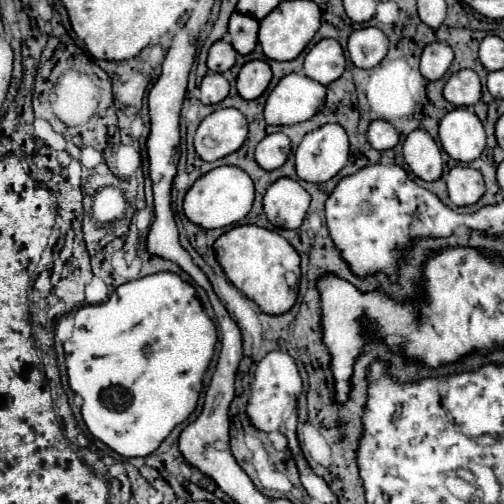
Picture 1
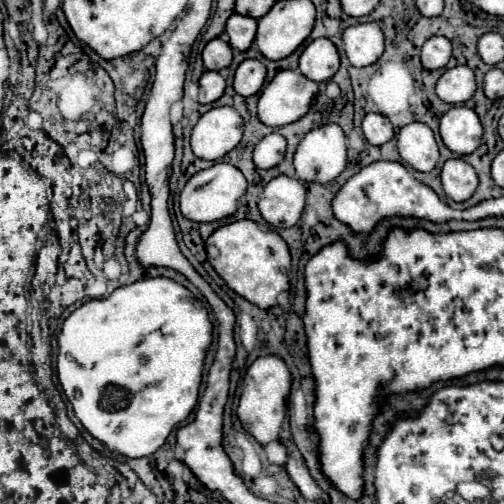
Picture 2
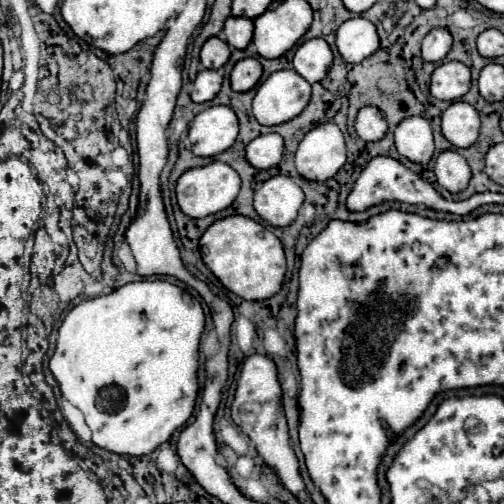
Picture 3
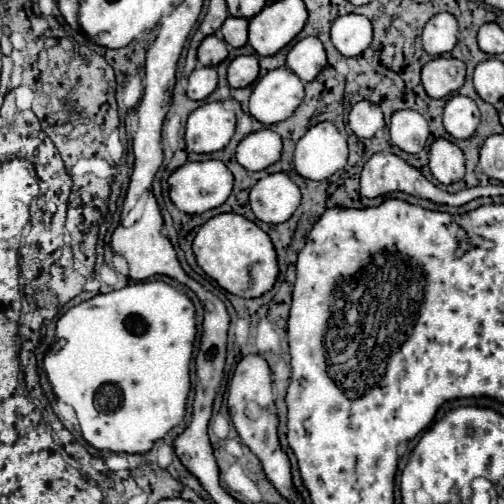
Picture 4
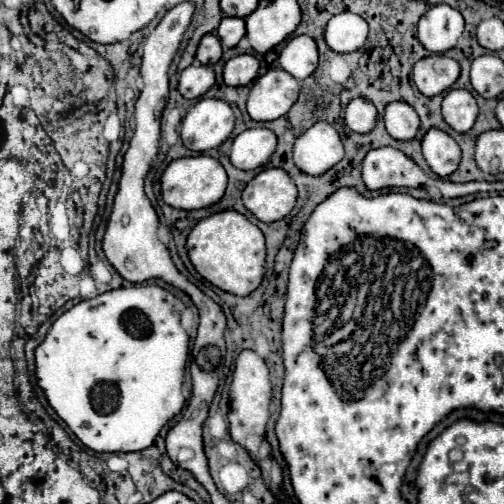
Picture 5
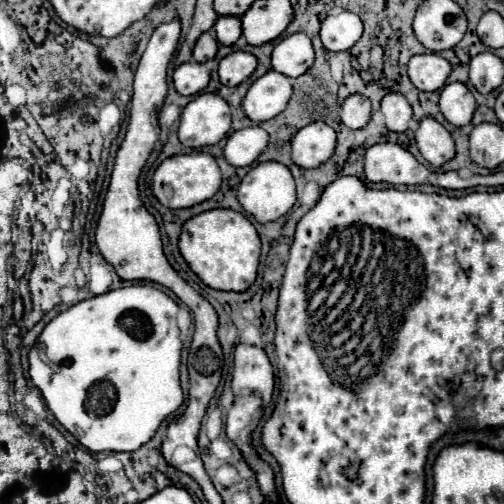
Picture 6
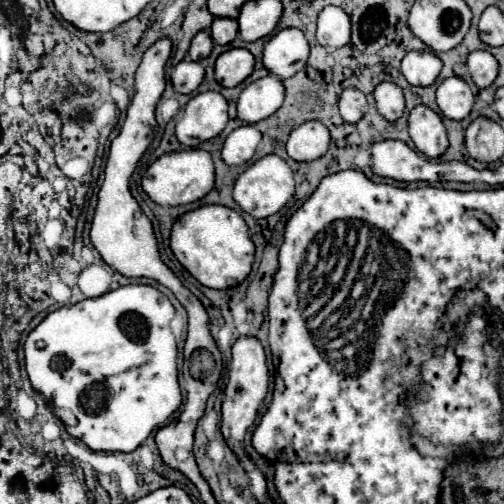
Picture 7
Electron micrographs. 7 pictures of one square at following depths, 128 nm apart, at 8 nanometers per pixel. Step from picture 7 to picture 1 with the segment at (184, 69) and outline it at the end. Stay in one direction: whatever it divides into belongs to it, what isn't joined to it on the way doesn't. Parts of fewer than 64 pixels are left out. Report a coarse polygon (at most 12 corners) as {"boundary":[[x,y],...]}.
{"boundary":[[208,72],[200,84],[202,104],[228,96],[228,80]]}

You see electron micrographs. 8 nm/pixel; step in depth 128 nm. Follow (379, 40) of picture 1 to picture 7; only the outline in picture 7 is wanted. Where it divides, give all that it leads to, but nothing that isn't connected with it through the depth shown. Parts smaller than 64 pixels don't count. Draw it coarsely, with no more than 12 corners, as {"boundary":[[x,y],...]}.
{"boundary":[[326,6],[318,16],[316,40],[324,48],[350,42],[350,18]]}

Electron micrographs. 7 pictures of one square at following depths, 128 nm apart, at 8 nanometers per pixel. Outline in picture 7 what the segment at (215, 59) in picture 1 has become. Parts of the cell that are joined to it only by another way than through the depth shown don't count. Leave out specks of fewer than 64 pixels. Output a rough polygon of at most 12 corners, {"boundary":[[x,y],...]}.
{"boundary":[[198,32],[190,44],[190,58],[202,60],[214,48],[210,34]]}

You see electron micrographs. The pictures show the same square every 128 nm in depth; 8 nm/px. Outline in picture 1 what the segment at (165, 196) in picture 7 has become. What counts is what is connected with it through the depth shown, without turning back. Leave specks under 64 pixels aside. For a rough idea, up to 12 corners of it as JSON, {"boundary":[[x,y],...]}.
{"boundary":[[238,166],[202,174],[184,196],[190,222],[212,230],[240,222],[254,184]]}

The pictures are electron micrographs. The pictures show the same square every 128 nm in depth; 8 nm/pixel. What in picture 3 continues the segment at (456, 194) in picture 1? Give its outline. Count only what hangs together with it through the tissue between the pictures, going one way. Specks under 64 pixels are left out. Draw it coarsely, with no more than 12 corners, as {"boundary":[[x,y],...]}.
{"boundary":[[456,150],[436,156],[438,184],[452,194],[472,178],[466,158]]}

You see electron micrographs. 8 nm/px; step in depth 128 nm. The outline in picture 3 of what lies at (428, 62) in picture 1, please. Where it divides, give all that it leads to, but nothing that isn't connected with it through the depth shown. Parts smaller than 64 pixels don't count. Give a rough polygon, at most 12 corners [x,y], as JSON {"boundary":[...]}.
{"boundary":[[434,28],[422,42],[422,58],[440,62],[452,48],[448,28]]}

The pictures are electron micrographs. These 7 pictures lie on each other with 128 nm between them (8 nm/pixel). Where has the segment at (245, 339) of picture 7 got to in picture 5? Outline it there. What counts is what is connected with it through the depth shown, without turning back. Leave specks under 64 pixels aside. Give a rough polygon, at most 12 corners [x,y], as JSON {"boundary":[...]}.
{"boundary":[[242,350],[230,384],[230,438],[272,494],[282,470],[264,442],[270,372]]}

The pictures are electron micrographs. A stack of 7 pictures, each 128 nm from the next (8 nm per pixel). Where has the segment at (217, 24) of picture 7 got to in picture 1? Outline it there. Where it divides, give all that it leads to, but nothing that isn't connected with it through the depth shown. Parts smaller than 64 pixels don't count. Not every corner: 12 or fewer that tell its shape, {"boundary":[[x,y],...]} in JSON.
{"boundary":[[240,12],[230,16],[228,34],[238,54],[256,46],[258,20]]}

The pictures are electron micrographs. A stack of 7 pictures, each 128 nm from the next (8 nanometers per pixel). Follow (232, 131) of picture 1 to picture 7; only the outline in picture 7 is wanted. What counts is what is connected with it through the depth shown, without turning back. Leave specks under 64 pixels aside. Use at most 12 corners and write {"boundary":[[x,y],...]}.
{"boundary":[[224,96],[190,98],[176,124],[180,144],[196,148],[228,122]]}

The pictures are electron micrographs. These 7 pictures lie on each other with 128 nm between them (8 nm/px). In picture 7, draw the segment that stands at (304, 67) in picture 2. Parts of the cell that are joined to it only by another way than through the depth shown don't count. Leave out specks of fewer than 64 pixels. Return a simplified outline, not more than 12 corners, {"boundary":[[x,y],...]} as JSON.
{"boundary":[[284,28],[264,44],[264,66],[282,80],[306,66],[308,42]]}

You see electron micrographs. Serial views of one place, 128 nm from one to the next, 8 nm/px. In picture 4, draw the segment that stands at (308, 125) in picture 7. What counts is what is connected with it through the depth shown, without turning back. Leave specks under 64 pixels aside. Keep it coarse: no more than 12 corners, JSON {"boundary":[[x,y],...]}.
{"boundary":[[332,122],[296,144],[302,178],[326,180],[346,164],[348,144]]}

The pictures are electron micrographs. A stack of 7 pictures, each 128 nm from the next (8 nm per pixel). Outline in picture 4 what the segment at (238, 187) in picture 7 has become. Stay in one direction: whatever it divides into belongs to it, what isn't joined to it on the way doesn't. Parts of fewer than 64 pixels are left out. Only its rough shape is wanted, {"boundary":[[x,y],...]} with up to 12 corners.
{"boundary":[[268,174],[250,190],[250,208],[266,224],[286,222],[300,188]]}

